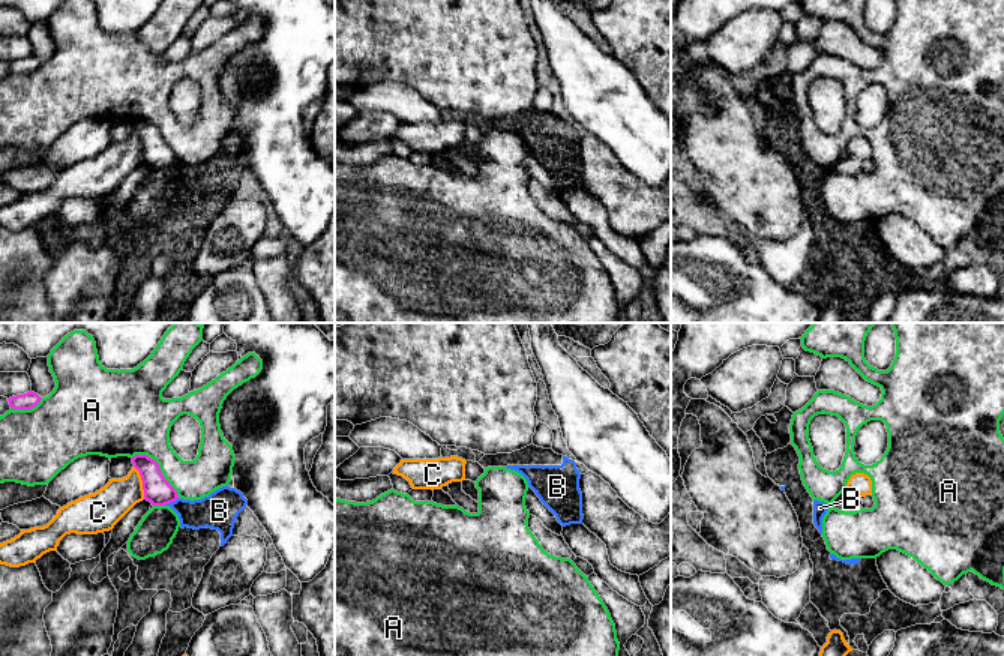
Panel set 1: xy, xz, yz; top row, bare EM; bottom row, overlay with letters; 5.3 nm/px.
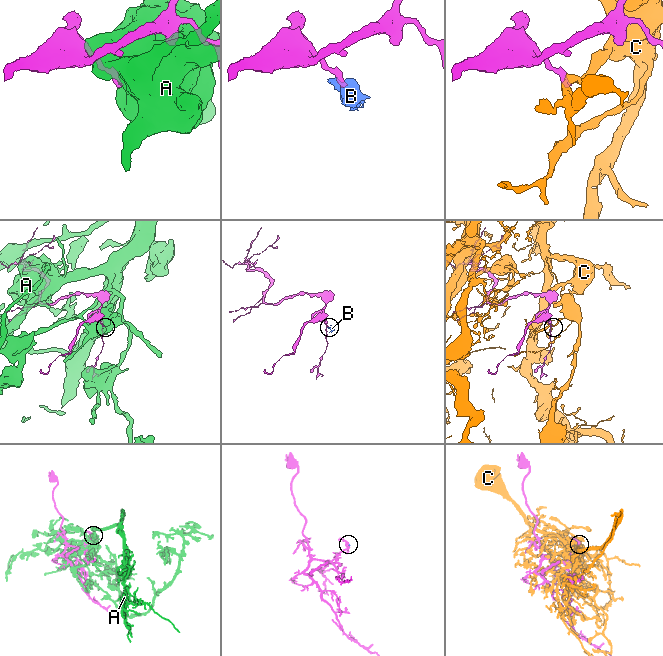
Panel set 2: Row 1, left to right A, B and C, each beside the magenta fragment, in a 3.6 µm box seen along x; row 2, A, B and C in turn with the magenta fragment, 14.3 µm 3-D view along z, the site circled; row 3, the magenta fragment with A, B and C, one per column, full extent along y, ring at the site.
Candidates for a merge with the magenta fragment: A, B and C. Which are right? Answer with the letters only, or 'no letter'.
no letter

